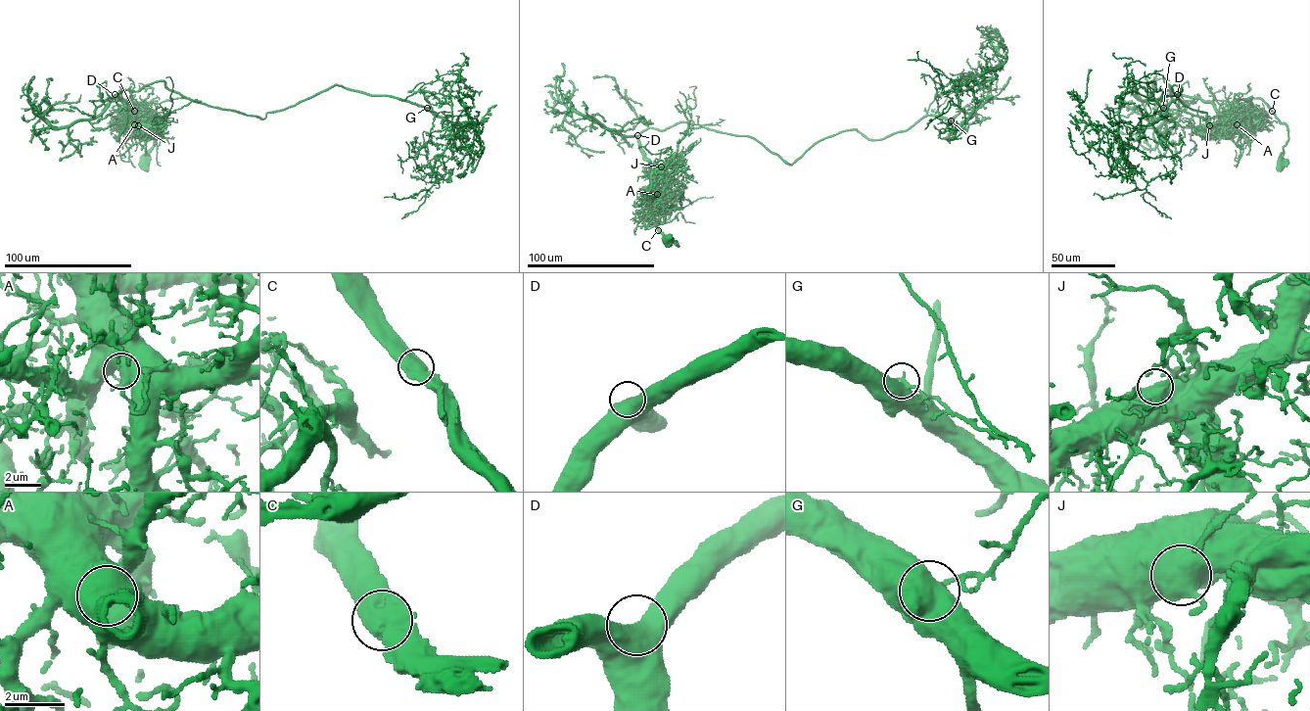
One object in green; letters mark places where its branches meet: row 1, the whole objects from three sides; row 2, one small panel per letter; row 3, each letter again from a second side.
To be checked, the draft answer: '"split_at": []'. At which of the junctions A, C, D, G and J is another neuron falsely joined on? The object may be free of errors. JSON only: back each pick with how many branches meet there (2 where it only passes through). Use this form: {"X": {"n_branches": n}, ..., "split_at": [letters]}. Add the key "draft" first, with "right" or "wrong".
{"draft": "wrong", "G": {"n_branches": 2}, "split_at": ["G"]}

